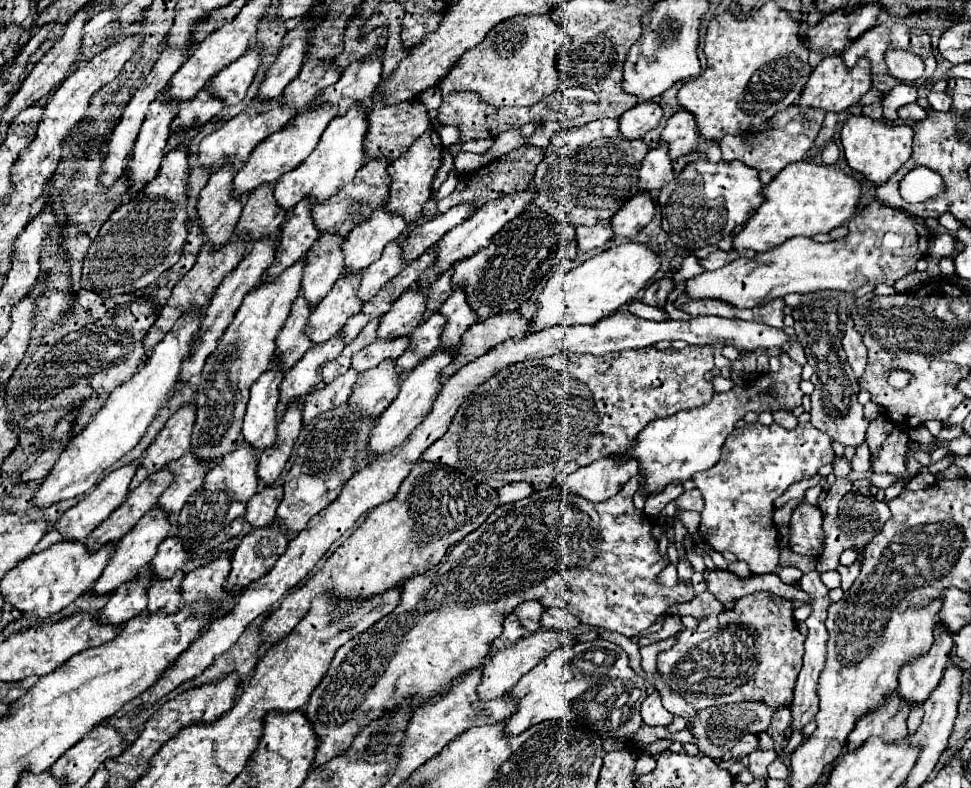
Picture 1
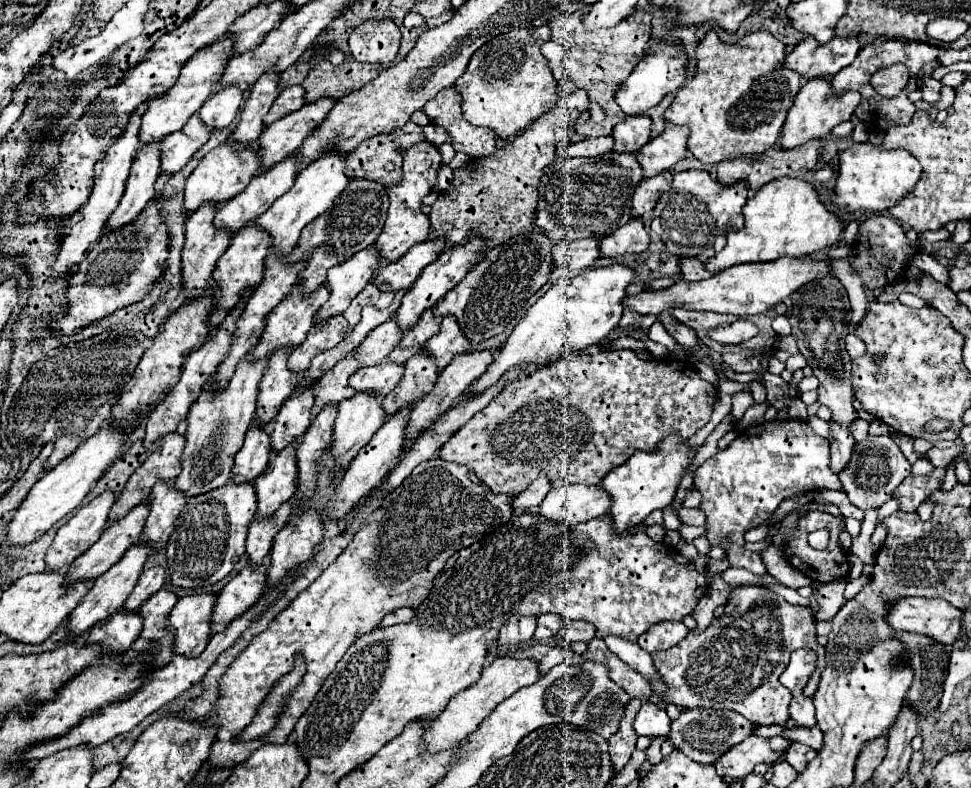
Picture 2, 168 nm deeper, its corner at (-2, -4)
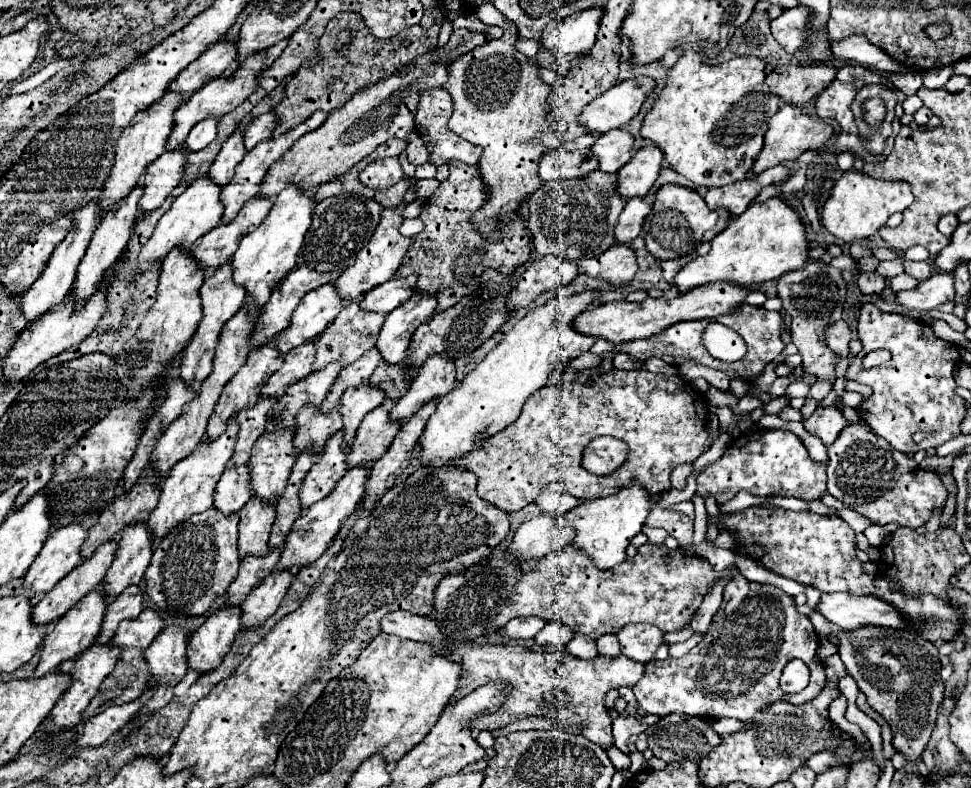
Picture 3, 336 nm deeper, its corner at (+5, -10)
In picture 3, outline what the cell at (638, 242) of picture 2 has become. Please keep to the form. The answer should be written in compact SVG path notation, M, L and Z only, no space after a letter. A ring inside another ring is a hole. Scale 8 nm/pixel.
M614 244L604 254L596 258L584 258L578 264L580 264L580 274L590 276L590 278L602 278L608 284L618 286L618 288L632 282L638 270L632 248L624 244Z

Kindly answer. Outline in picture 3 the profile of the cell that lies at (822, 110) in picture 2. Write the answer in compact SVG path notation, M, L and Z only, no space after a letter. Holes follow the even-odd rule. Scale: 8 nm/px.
M784 104L784 106L772 116L772 120L768 120L768 132L764 134L764 152L760 152L760 156L756 158L756 164L752 164L752 174L760 174L760 172L764 172L766 168L772 168L772 166L782 164L782 162L798 160L798 156L800 156L802 152L822 148L832 136L834 136L834 130L832 130L830 124L826 124L826 122L820 120L818 116L808 116L808 114L804 114L798 106Z

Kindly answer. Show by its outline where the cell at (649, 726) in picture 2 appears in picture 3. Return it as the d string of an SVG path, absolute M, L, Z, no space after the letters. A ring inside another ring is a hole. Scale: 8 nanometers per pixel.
M618 716L612 722L612 732L614 732L614 746L622 748L628 744L632 736L638 736L640 732L646 730L646 724L642 724L638 718L632 716Z

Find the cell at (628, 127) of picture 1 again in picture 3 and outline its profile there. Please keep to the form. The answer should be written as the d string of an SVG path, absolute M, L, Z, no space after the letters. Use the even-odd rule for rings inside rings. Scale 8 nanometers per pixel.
M612 130L598 136L590 150L600 164L600 170L614 174L632 158L632 144L634 138L628 130Z

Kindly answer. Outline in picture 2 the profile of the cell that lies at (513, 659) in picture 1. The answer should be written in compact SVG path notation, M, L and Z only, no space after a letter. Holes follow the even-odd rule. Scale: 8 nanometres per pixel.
M511 656L495 658L489 666L483 668L483 674L481 674L479 682L475 682L469 688L465 688L457 696L453 696L449 700L447 708L431 722L429 730L425 732L425 746L427 746L427 750L431 750L431 752L445 750L445 748L461 742L465 736L469 736L471 732L477 730L479 722L485 716L489 716L491 710L499 702L503 702L505 698L509 698L519 688L531 686L537 678L539 678L539 666L533 662L533 658L511 658Z

